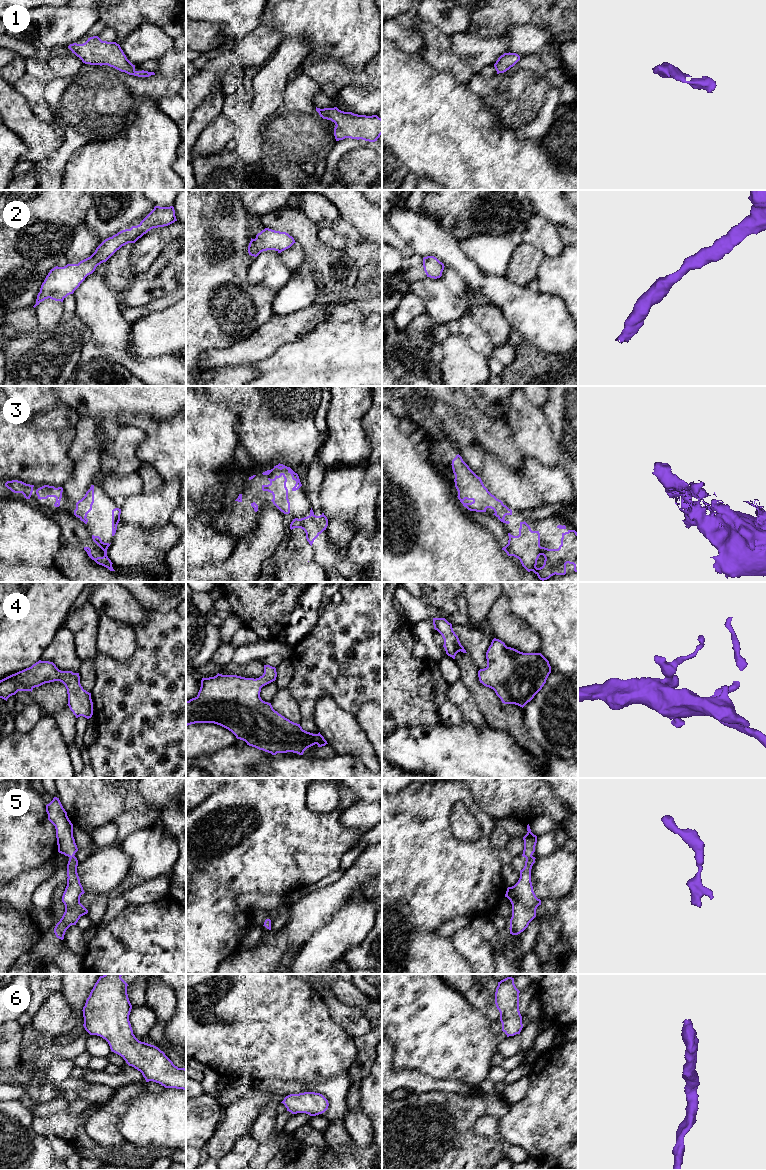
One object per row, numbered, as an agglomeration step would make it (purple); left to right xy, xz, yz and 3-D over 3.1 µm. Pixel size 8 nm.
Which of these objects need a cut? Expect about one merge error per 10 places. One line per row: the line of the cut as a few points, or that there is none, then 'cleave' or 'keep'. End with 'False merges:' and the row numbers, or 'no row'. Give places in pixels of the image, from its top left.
1: no cut; keep
2: no cut; keep
3: no cut; keep
4: no cut; keep
5: no cut; keep
6: no cut; keep
False merges: no row

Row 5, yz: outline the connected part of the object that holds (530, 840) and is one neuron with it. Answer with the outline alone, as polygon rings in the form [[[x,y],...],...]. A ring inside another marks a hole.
[[[529,824],[527,825],[527,834],[523,837],[524,850],[522,856],[526,858],[525,866],[520,870],[520,878],[518,882],[508,887],[505,897],[512,904],[512,917],[510,919],[510,934],[518,935],[523,932],[529,923],[536,917],[536,909],[541,905],[533,891],[531,882],[531,869],[535,863],[535,846],[537,836],[531,832]]]

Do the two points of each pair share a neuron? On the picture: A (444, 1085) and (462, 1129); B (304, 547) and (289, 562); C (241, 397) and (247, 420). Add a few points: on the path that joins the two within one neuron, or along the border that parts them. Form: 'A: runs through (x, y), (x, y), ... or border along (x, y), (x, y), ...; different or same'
A: border along (423, 1092), (443, 1091), (470, 1095); different
B: border along (287, 548), (295, 558), (307, 561); different
C: runs through (247, 403), (247, 414); same

